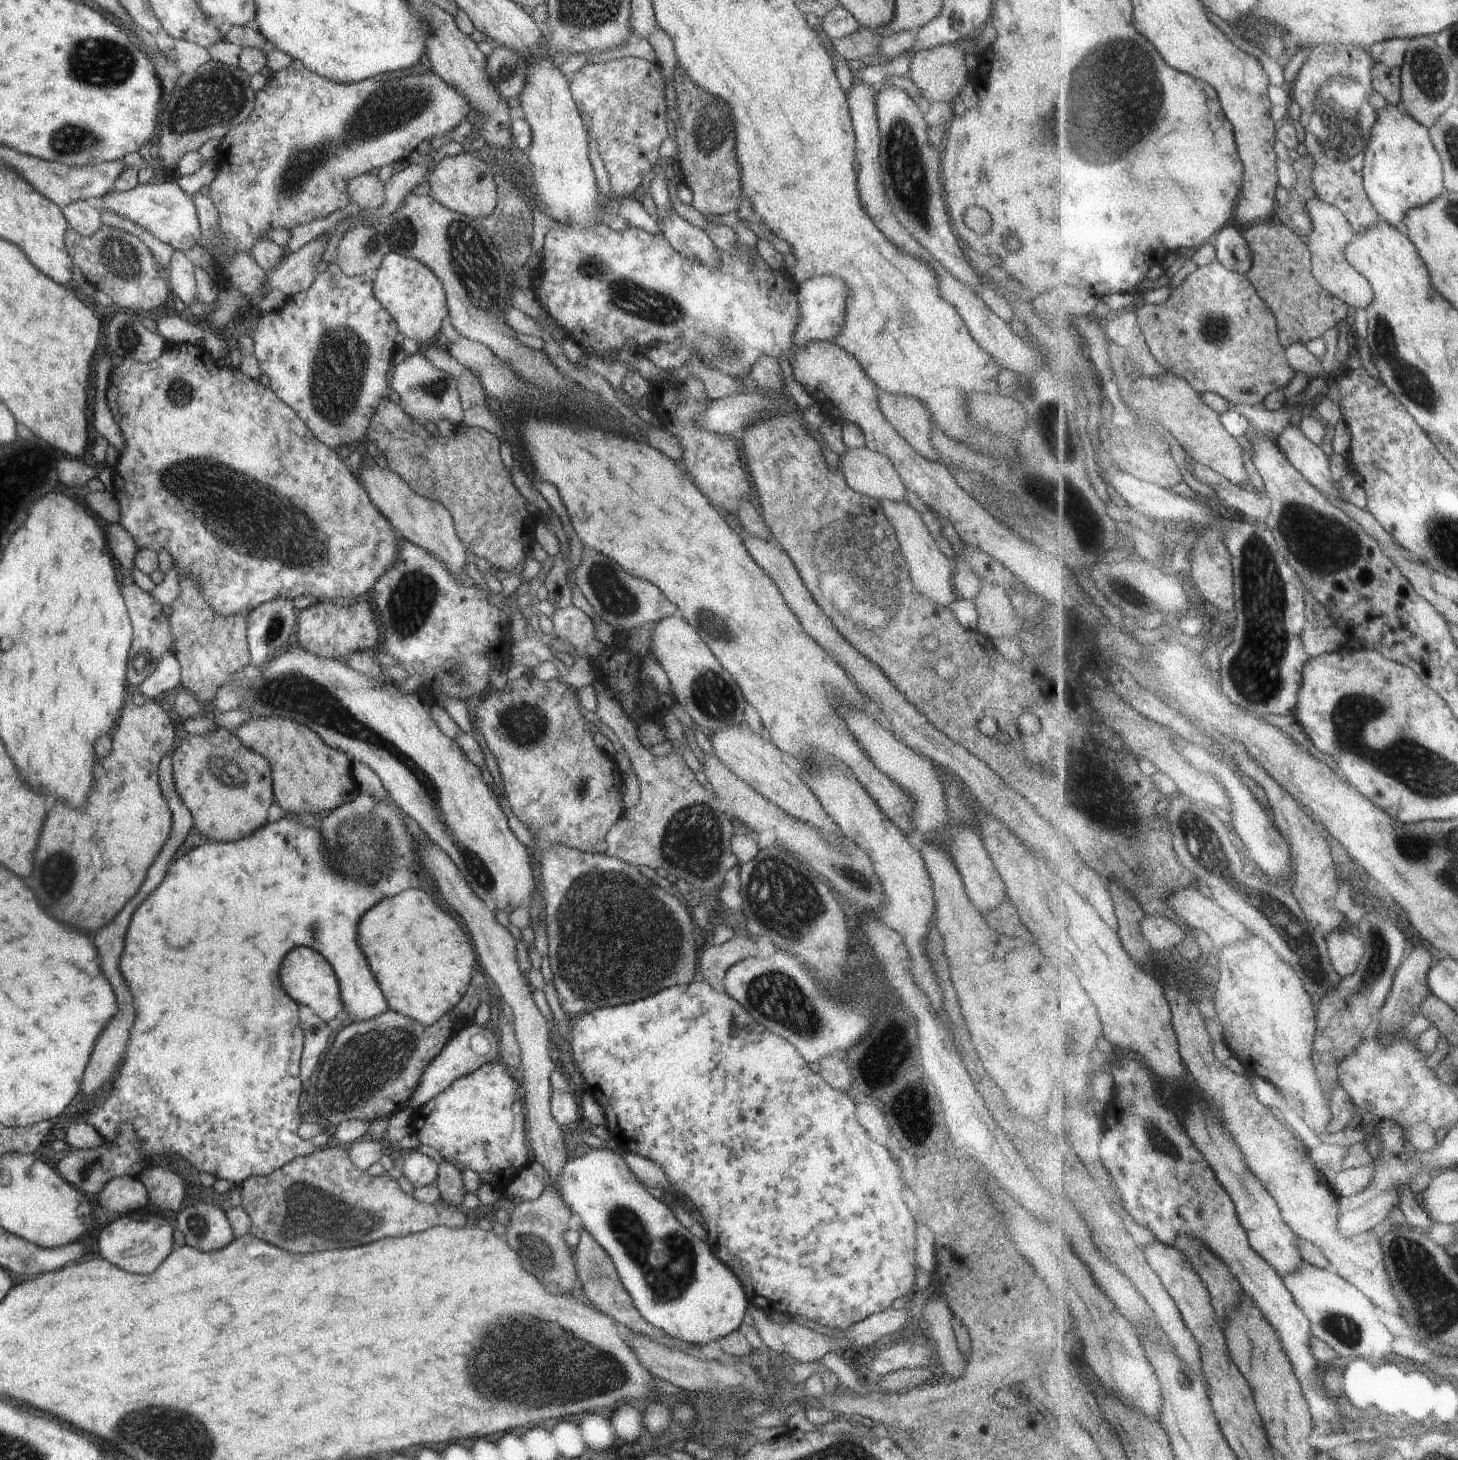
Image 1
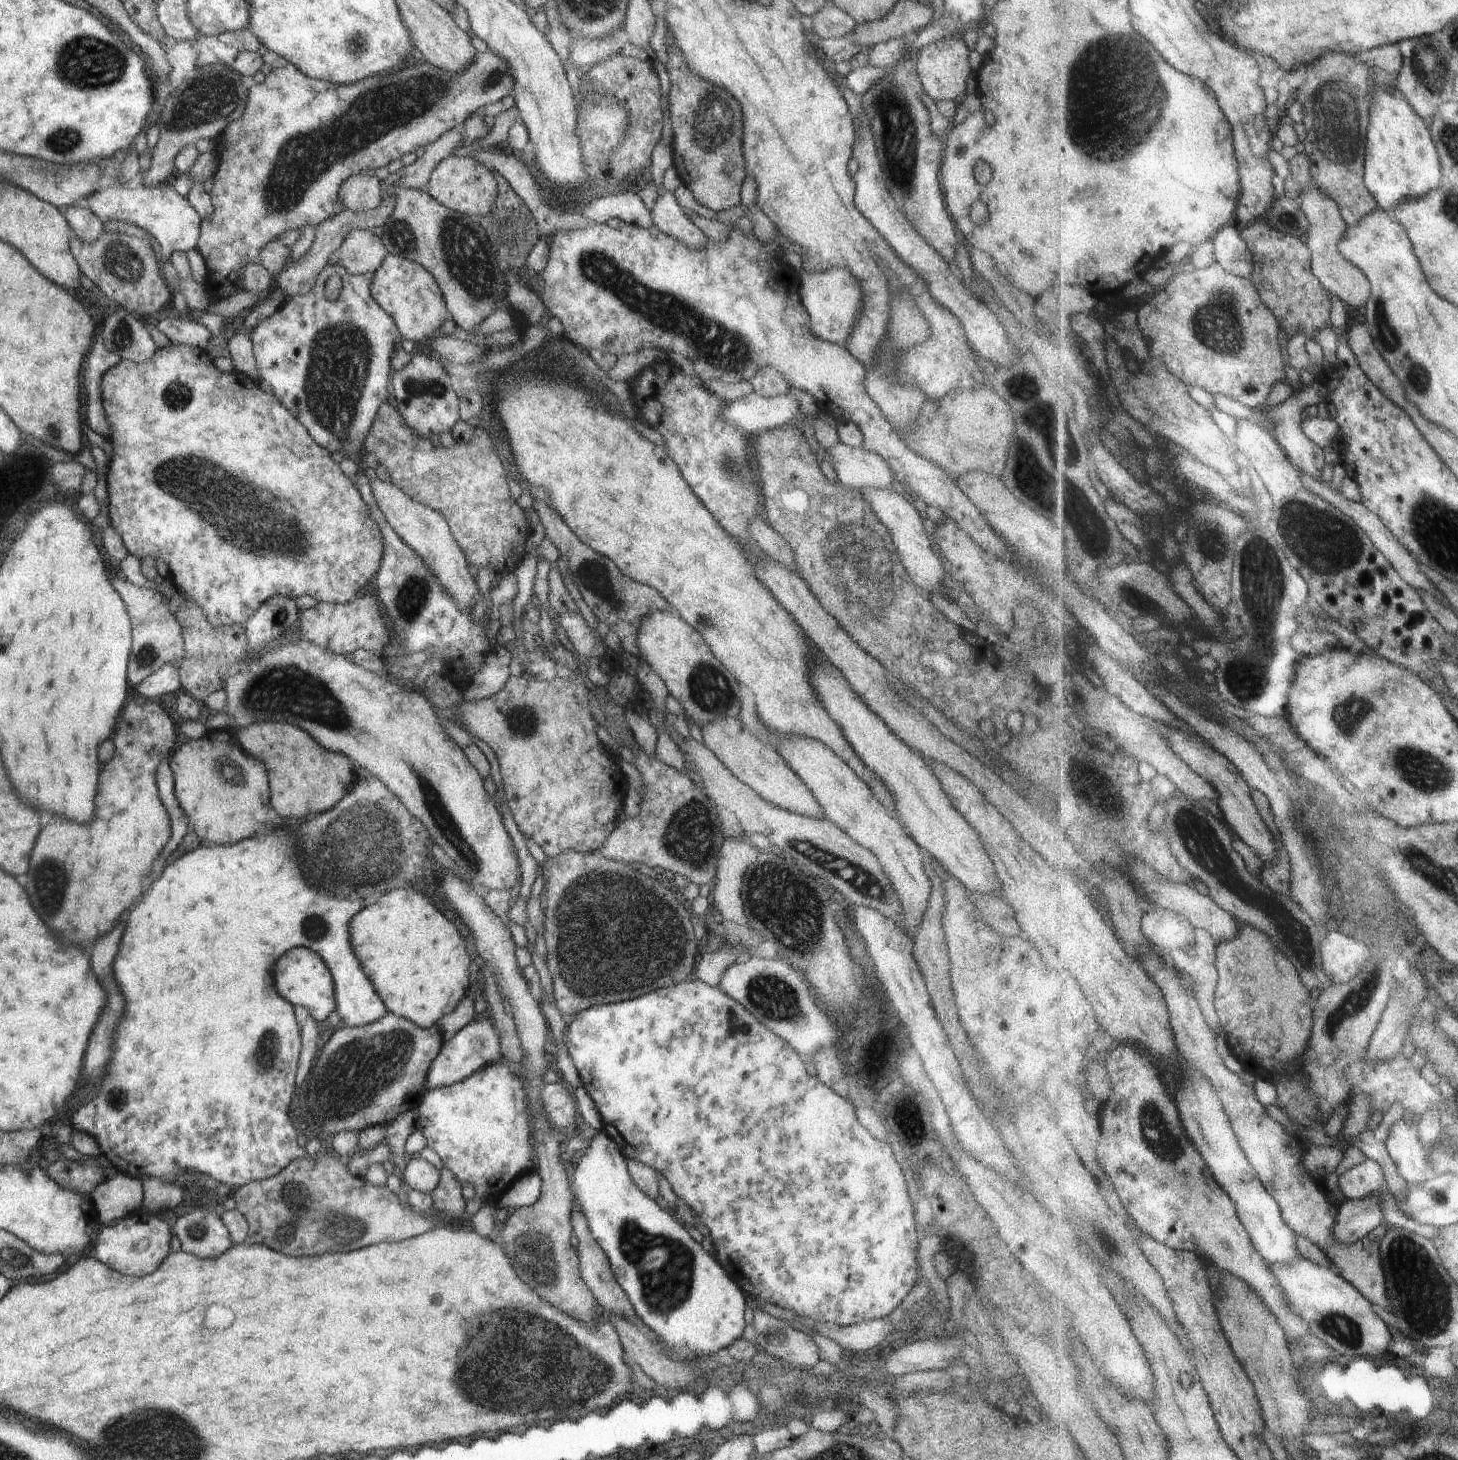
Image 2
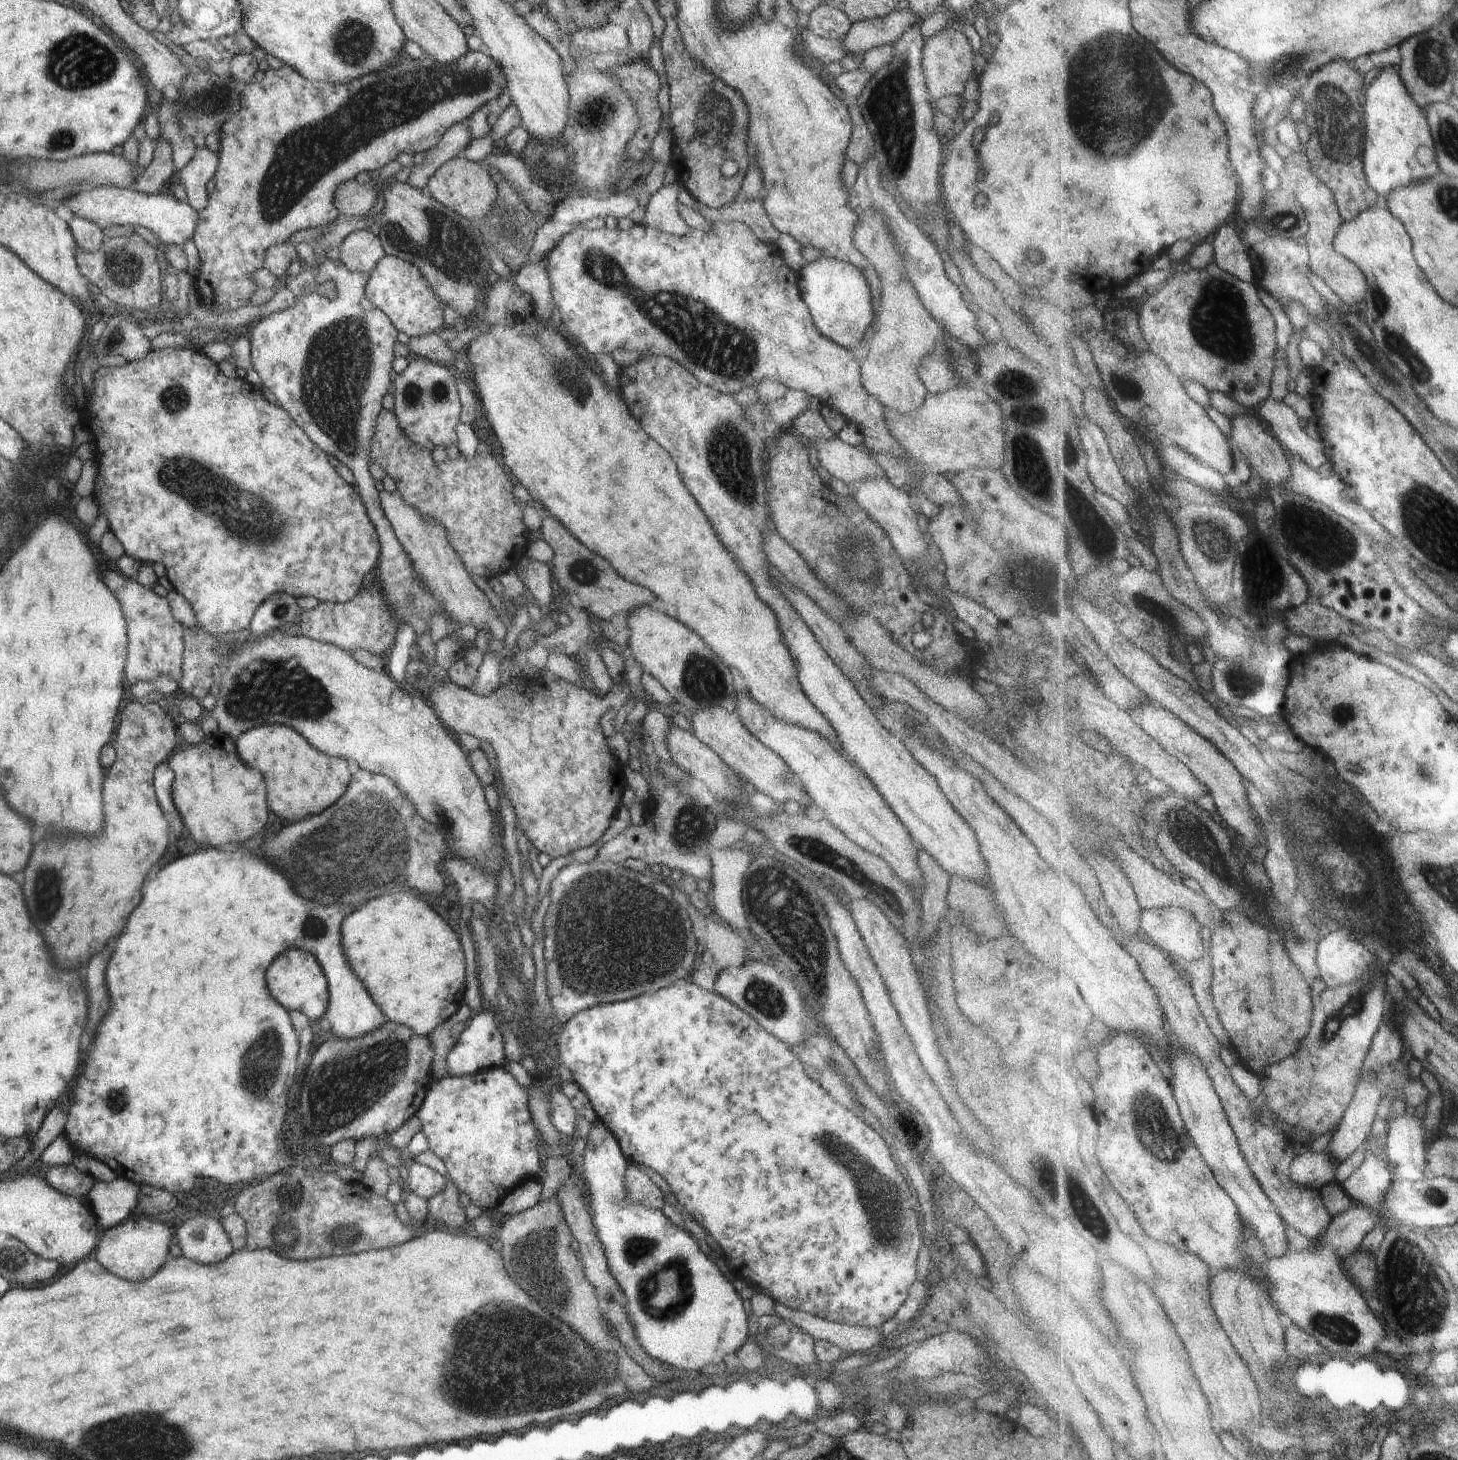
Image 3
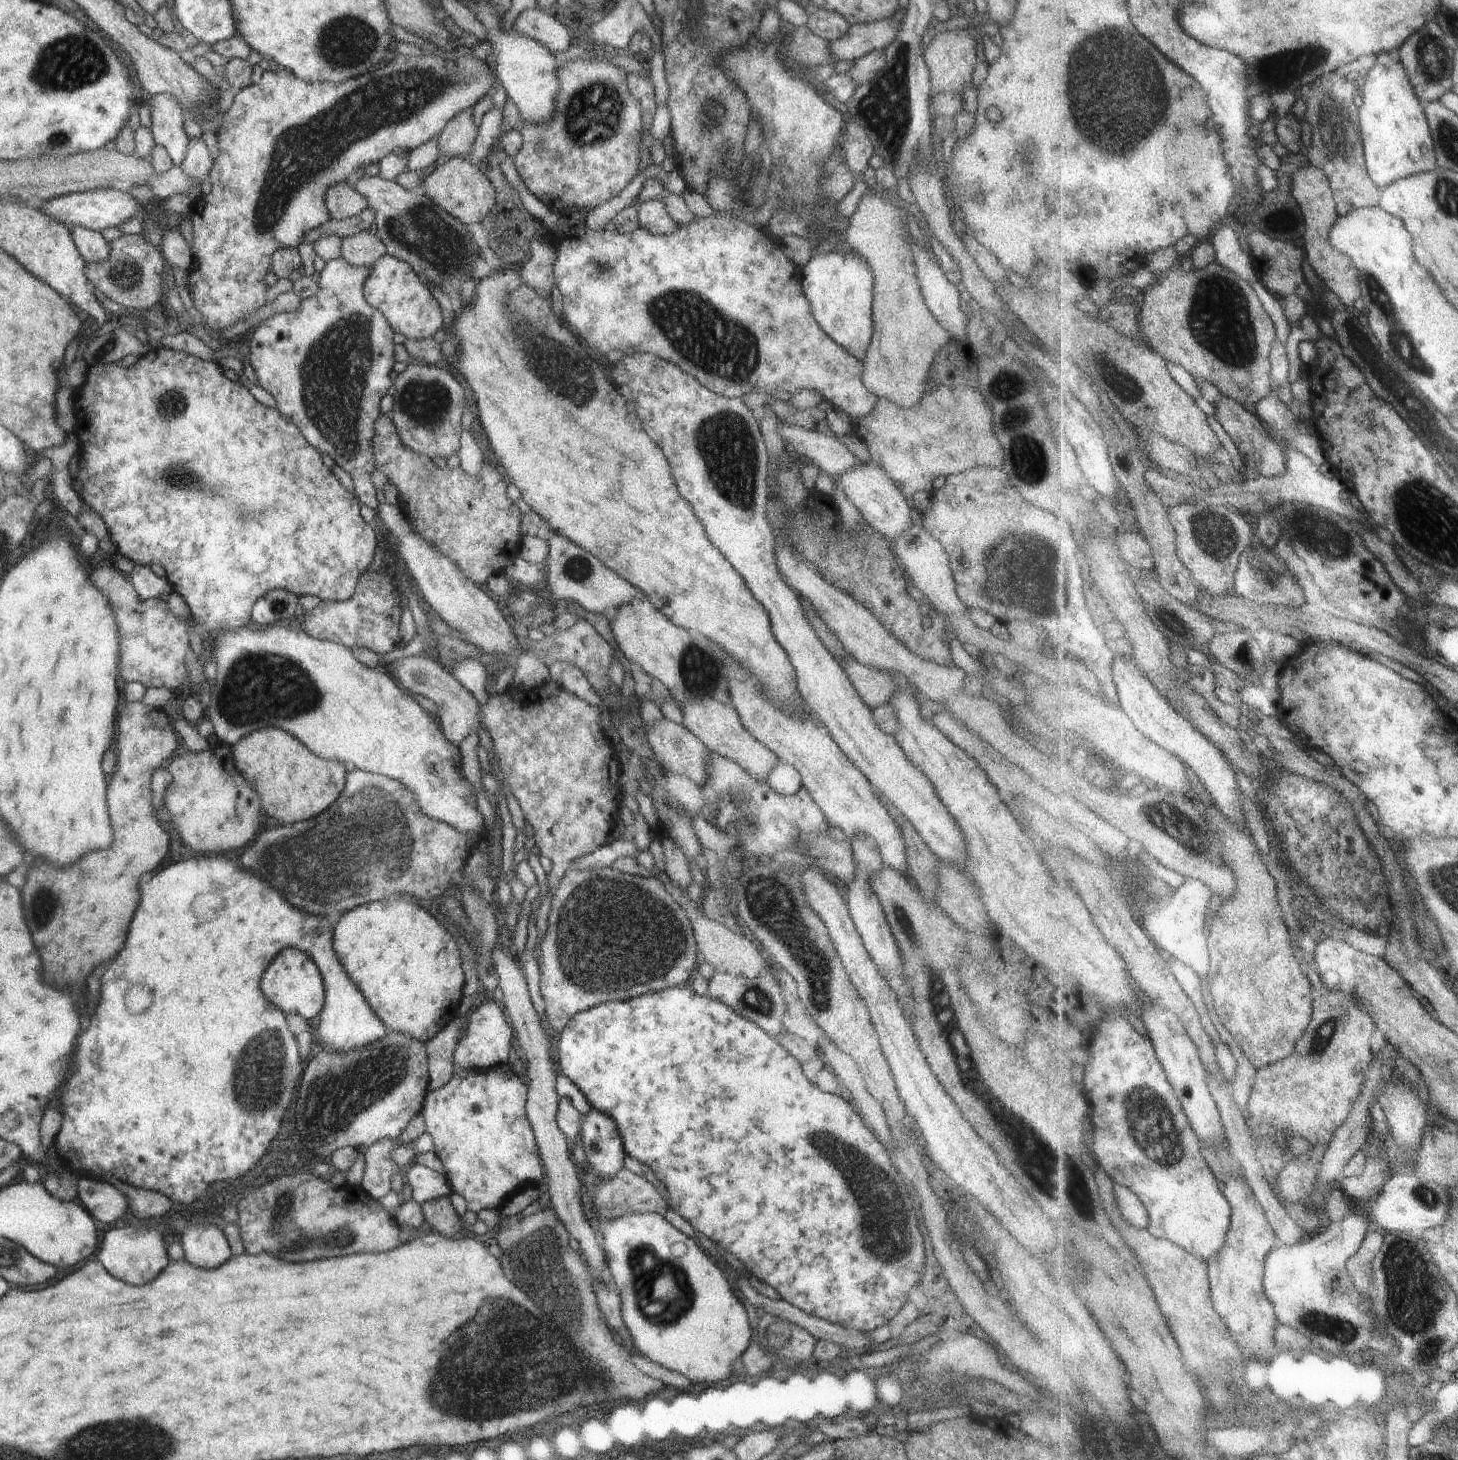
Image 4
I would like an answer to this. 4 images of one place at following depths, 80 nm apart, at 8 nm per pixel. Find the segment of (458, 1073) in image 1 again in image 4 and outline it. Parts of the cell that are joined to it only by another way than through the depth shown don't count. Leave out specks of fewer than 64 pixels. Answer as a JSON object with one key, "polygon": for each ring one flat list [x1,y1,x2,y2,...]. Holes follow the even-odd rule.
{"polygon":[[484,999,474,1011,465,1017,463,1035,456,1045,453,1062,463,1069,486,1070,494,1066,508,1064,508,1056,515,1044,513,1028,503,1007,489,999]]}

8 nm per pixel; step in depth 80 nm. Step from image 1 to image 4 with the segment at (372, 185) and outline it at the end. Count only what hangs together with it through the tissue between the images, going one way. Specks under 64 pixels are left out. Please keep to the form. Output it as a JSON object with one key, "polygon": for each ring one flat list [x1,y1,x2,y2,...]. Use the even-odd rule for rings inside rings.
{"polygon":[[349,182,336,183,325,192,325,205,332,219,349,219,360,214,367,206,367,200]]}

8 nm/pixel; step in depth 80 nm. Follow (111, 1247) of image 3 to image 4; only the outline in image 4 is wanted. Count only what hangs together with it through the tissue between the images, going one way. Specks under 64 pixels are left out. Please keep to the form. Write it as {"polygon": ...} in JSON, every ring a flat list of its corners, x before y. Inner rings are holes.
{"polygon":[[122,1226,122,1228,111,1227,104,1234,97,1260,102,1266,118,1280,132,1284,132,1286,142,1286,146,1282,152,1282,160,1271,164,1270,170,1263,167,1253,168,1239,157,1230,146,1226]]}

